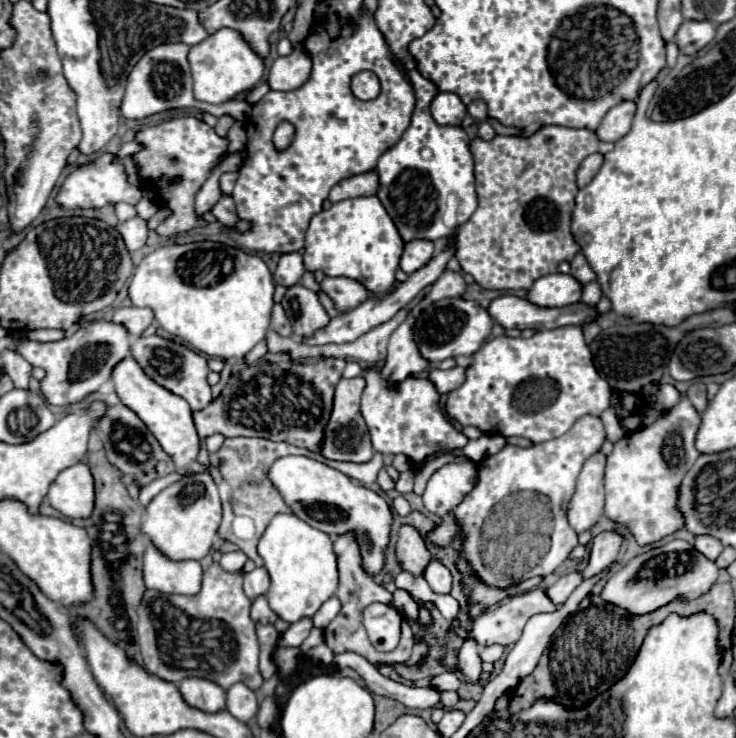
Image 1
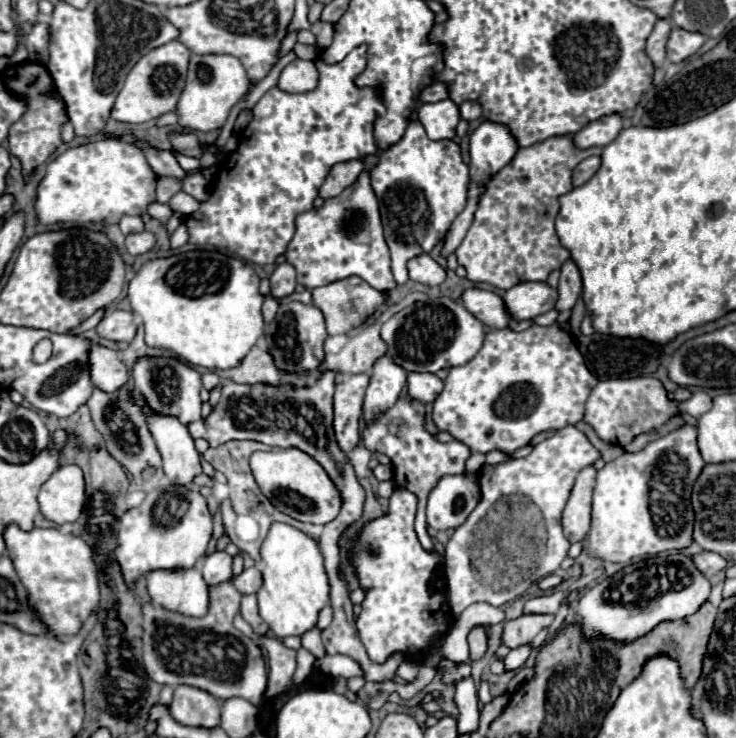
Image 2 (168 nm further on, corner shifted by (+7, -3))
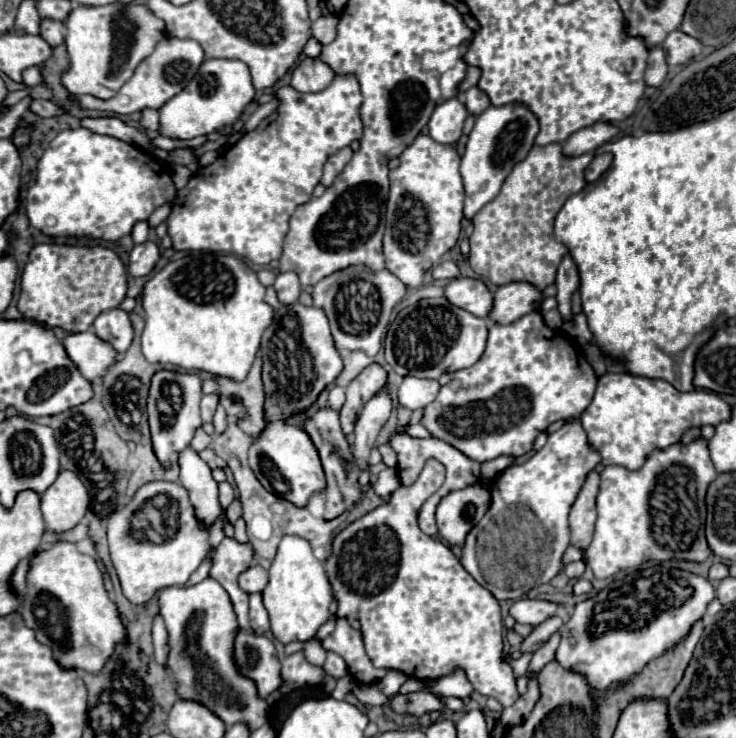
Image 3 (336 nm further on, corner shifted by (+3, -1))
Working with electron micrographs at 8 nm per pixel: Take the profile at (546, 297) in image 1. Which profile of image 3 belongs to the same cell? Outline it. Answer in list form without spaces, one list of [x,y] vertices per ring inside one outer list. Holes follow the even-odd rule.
[[[509,283],[497,287],[493,293],[493,307],[489,311],[489,319],[499,325],[509,325],[537,309],[541,293],[529,283]]]

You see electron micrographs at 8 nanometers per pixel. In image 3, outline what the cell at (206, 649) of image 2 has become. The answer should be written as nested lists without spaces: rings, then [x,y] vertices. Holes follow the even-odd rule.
[[[239,631],[235,639],[235,661],[241,673],[257,683],[263,699],[283,685],[281,661],[277,659],[275,647],[267,637]]]

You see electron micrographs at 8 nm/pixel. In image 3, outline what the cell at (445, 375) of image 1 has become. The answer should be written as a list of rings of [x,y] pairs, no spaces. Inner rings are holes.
[[[405,377],[403,383],[399,385],[399,405],[407,407],[407,409],[423,409],[425,405],[429,405],[437,393],[439,393],[441,385],[435,379],[417,379],[417,377]]]

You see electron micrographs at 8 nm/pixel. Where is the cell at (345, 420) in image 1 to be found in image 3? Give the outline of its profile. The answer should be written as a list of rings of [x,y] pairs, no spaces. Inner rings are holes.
[[[373,363],[355,377],[347,387],[347,401],[341,409],[341,427],[343,433],[353,433],[355,421],[363,409],[363,401],[369,401],[375,393],[379,393],[387,383],[387,371]]]

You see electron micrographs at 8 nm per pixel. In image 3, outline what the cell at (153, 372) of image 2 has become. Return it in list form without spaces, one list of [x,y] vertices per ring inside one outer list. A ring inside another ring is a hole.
[[[159,371],[151,381],[147,413],[149,413],[149,427],[153,439],[153,453],[163,467],[169,467],[171,461],[183,451],[197,427],[201,427],[199,417],[199,401],[201,401],[201,379],[189,373],[173,373],[173,371]]]

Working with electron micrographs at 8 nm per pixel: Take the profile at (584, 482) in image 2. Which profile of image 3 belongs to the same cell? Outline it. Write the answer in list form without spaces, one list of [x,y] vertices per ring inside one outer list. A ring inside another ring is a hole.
[[[591,471],[569,513],[571,545],[581,551],[585,551],[589,547],[591,537],[593,537],[593,527],[595,527],[595,519],[597,519],[597,513],[595,513],[597,493],[599,493],[599,473]]]

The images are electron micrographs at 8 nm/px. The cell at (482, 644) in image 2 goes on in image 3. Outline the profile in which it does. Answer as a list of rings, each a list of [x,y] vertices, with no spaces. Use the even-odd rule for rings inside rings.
[[[427,461],[423,473],[409,489],[399,487],[389,503],[383,503],[347,525],[333,539],[331,555],[323,565],[339,607],[337,613],[361,623],[365,651],[375,667],[395,669],[421,681],[435,681],[461,669],[477,693],[495,697],[503,707],[509,707],[519,695],[511,665],[503,659],[503,621],[499,601],[465,571],[447,545],[425,535],[417,525],[417,509],[441,487],[443,479],[445,467],[439,461]]]

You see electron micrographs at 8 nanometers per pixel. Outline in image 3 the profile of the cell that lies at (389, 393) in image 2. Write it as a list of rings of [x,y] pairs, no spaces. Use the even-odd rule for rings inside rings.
[[[387,387],[381,389],[381,393],[377,393],[361,411],[357,423],[355,423],[355,443],[353,443],[353,457],[357,461],[357,467],[361,471],[367,469],[367,457],[369,451],[375,445],[375,439],[383,427],[383,423],[389,419],[391,415],[391,397],[387,393]]]

